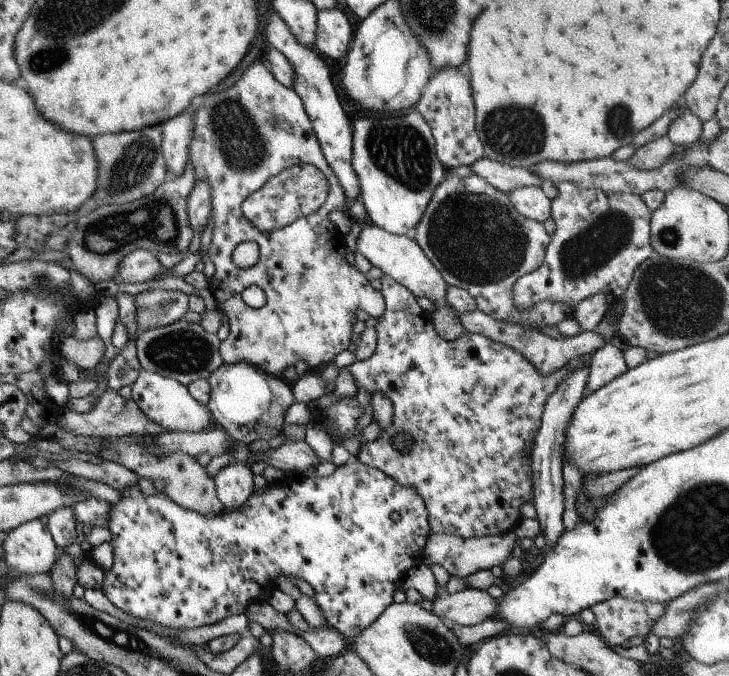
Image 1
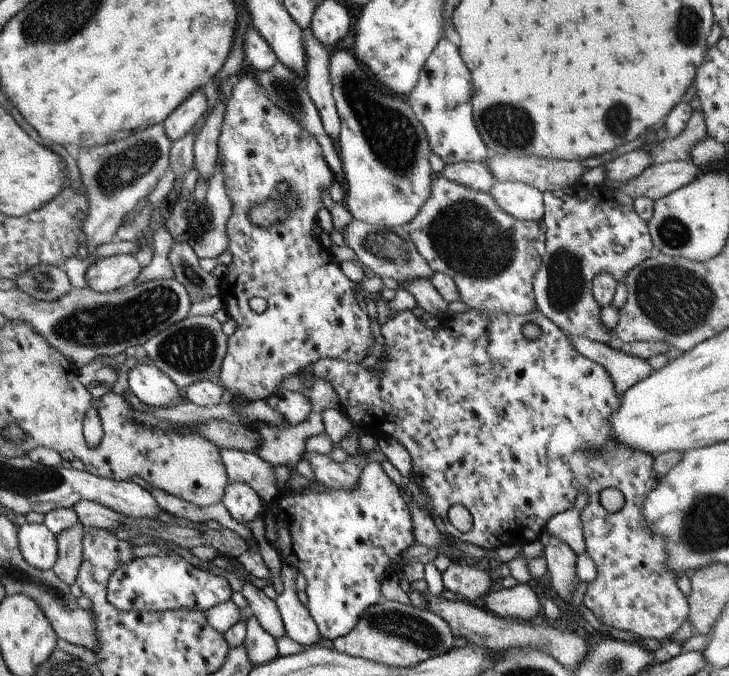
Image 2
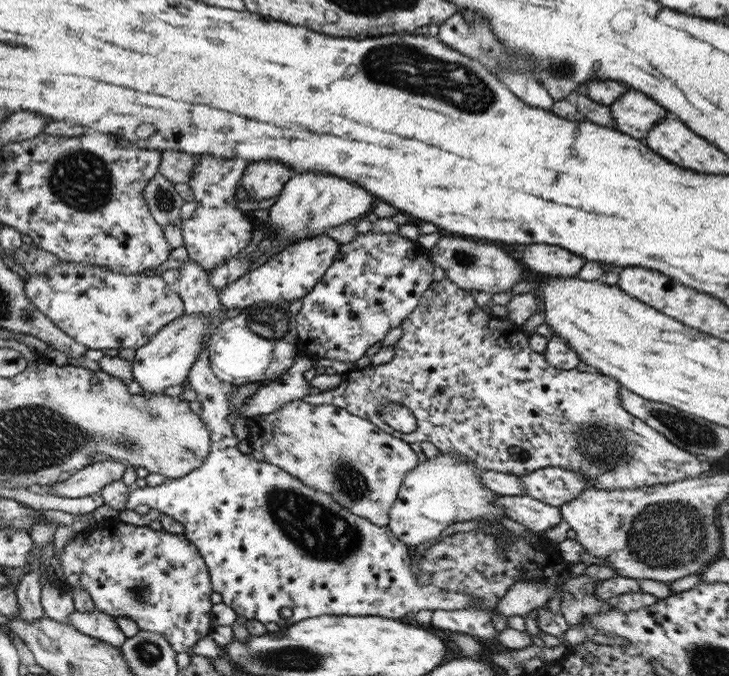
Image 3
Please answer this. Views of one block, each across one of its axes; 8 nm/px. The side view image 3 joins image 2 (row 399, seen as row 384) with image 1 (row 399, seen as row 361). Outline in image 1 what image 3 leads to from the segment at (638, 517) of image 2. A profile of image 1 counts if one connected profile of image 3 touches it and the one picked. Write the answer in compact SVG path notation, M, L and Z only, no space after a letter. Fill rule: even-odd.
M380 276L381 289L380 292L383 296L385 310L375 324L375 334L377 334L377 341L373 354L366 360L356 361L350 364L345 370L349 372L352 384L355 390L363 389L370 395L375 392L380 392L390 400L392 406L391 424L387 428L383 428L381 432L371 442L360 442L357 458L359 462L376 468L395 480L401 486L413 488L419 498L423 500L423 504L427 513L427 524L429 530L433 534L449 534L459 536L463 540L468 538L483 538L484 536L499 536L505 532L513 531L518 521L521 519L520 511L525 507L526 502L533 502L533 492L531 492L531 464L530 452L531 447L540 427L540 418L543 412L543 405L545 400L555 392L555 388L559 386L559 382L571 374L575 368L579 368L581 364L590 364L590 356L582 355L571 358L565 366L561 366L559 370L551 372L551 374L539 374L531 362L527 362L527 358L523 358L519 352L503 346L501 342L493 342L489 338L485 338L483 334L464 331L459 338L452 341L446 341L437 336L433 323L431 321L431 314L425 312L419 307L415 301L415 297L405 288L402 284L397 284L396 280L391 280L389 276ZM397 434L407 434L413 440L413 446L409 452L399 452L393 446L393 438Z

